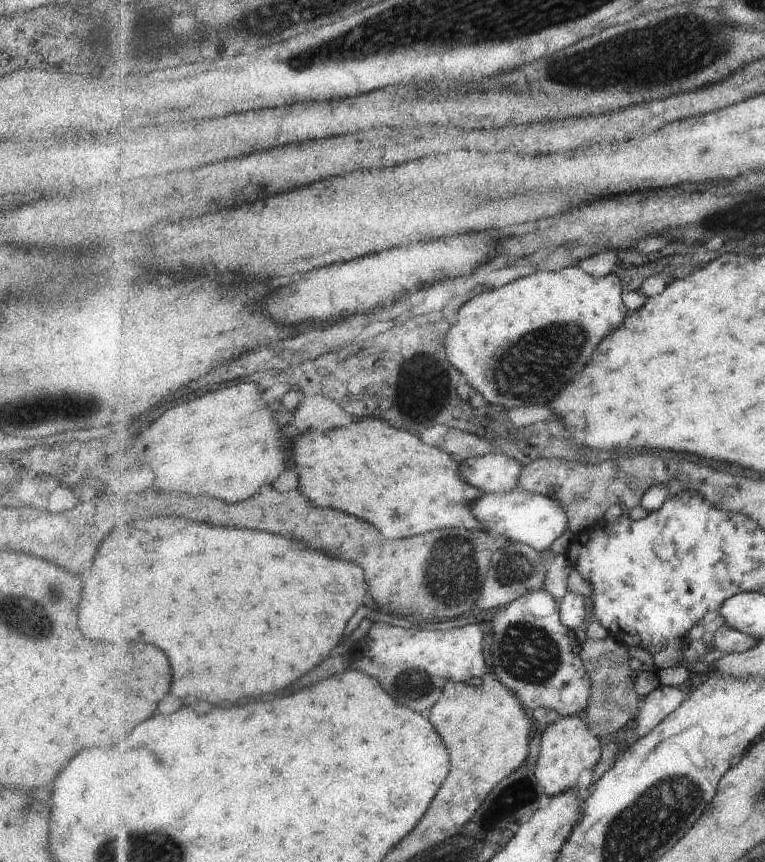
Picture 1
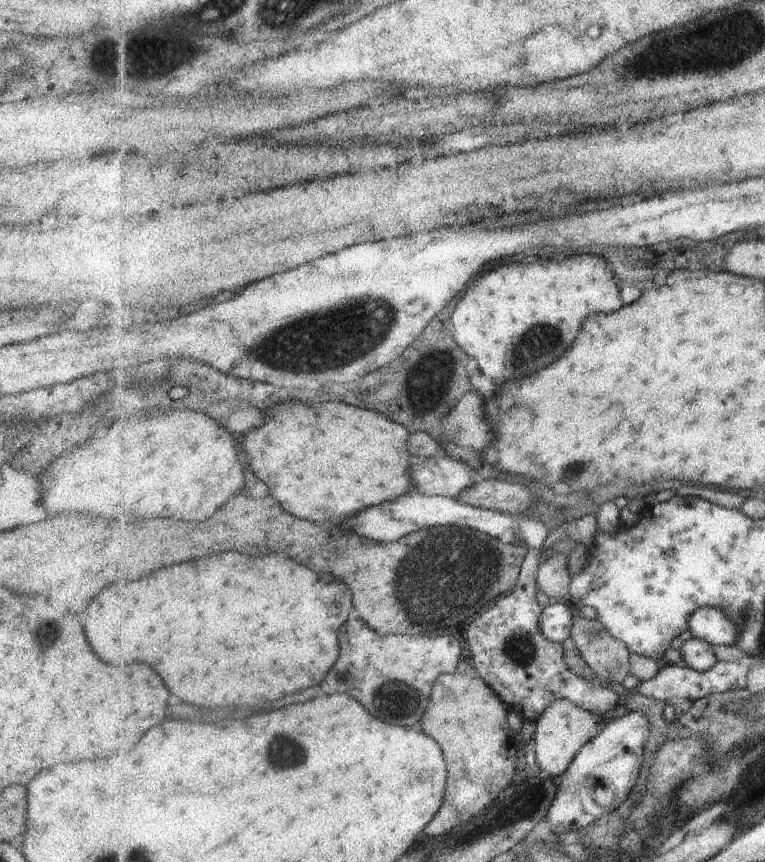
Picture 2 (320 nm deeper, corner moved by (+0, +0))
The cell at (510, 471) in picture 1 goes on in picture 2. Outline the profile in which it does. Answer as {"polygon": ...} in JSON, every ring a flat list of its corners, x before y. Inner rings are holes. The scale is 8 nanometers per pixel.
{"polygon":[[446,456,423,457,413,460,410,466,410,477,415,488,424,495,443,495,444,497,456,497,473,486,474,481,471,475,475,474,473,462,460,462]]}

